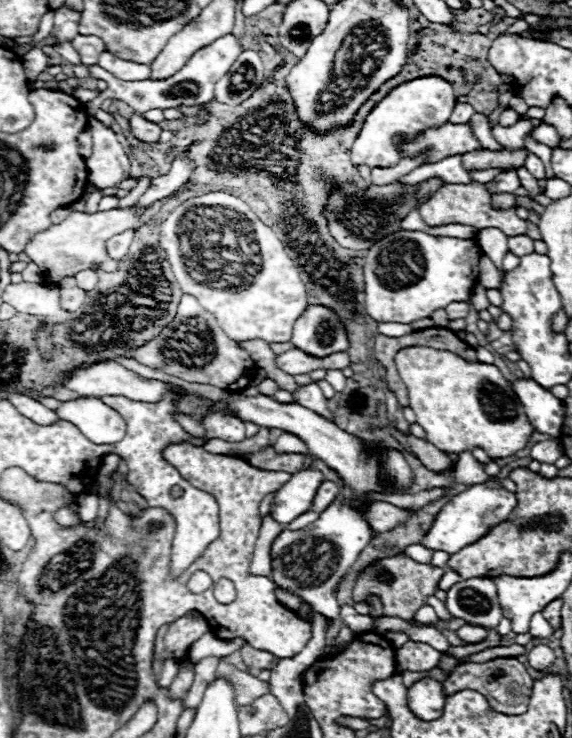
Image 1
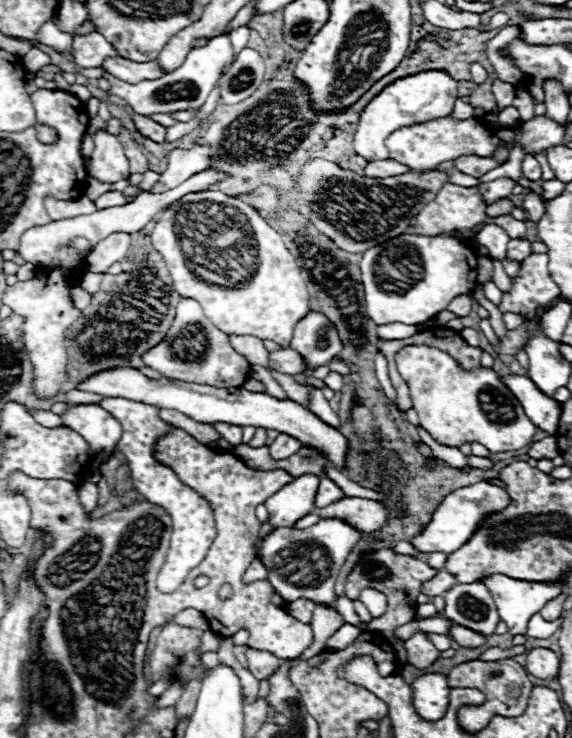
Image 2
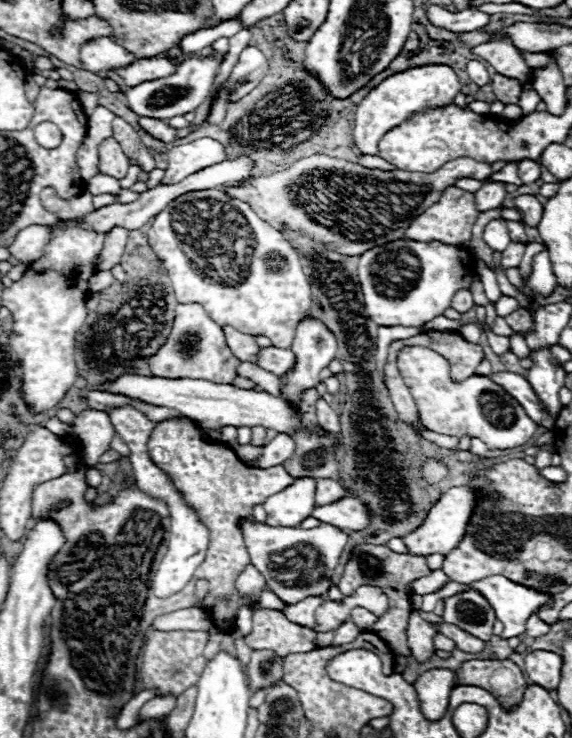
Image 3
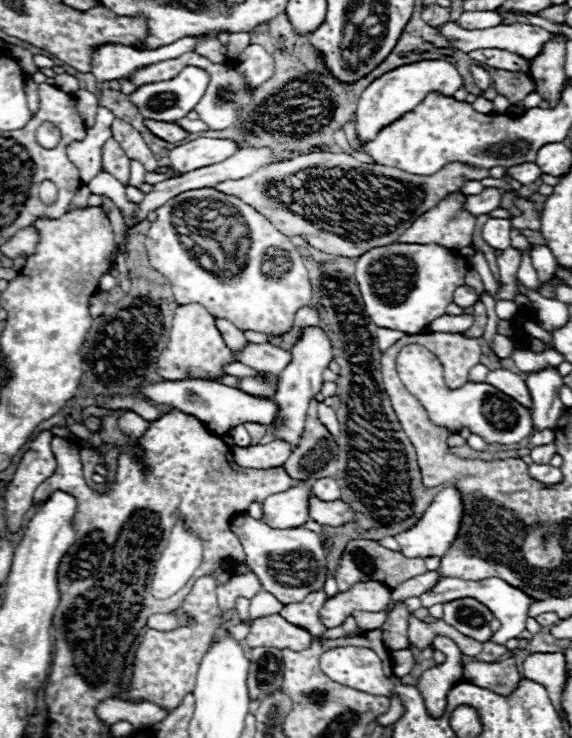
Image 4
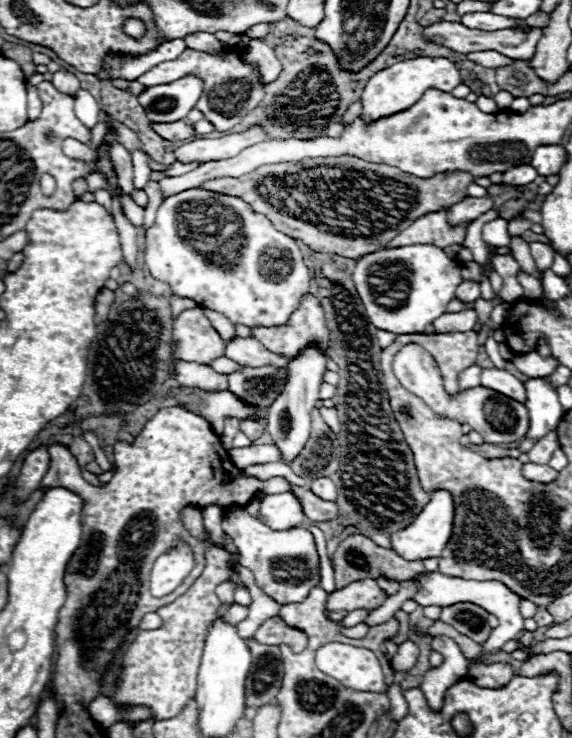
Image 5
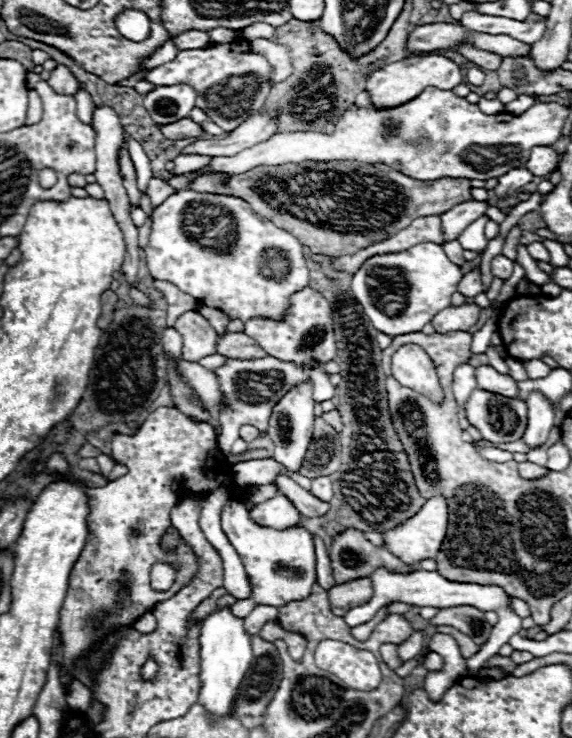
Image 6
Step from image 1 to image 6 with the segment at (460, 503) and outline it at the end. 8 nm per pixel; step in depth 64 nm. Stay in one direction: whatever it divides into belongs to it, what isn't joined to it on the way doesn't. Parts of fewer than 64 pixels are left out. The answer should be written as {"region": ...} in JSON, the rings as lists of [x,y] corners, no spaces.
{"region":[[[434,496],[426,500],[422,510],[418,510],[410,520],[398,524],[398,528],[392,528],[390,532],[384,532],[384,546],[388,552],[394,552],[400,560],[406,560],[406,564],[418,564],[420,560],[426,558],[436,558],[440,552],[440,544],[446,534],[446,524],[448,524],[448,510],[446,510],[446,500],[442,496]]]}

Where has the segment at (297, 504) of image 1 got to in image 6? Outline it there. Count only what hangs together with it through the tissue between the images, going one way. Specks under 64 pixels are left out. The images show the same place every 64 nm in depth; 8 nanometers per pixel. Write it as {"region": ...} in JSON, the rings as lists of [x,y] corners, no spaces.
{"region":[[[278,494],[272,500],[256,504],[250,510],[250,518],[260,526],[274,528],[274,530],[284,530],[284,528],[292,528],[292,526],[298,524],[300,512],[290,504],[290,500],[286,496]]]}

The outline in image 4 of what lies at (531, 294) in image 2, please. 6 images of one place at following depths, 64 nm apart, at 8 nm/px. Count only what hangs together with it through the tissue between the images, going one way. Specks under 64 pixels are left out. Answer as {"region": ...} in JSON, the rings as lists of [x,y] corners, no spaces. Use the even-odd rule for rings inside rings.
{"region":[[[534,244],[532,246],[532,266],[536,268],[538,276],[542,278],[542,282],[546,282],[548,278],[554,276],[554,268],[556,268],[556,258],[552,254],[552,250],[548,246],[540,246],[540,244]],[[498,300],[495,305],[495,312],[500,320],[508,320],[510,316],[514,316],[514,308],[516,308],[516,302]]]}

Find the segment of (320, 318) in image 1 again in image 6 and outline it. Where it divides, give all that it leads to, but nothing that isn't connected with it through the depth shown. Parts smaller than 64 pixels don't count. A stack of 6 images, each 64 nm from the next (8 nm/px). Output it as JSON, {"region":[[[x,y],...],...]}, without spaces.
{"region":[[[302,384],[296,390],[288,392],[272,410],[270,416],[270,428],[268,436],[274,442],[274,454],[272,458],[280,462],[284,468],[290,472],[298,472],[302,466],[302,460],[306,456],[306,448],[310,446],[312,440],[312,426],[314,426],[314,402],[312,402],[312,386]]]}

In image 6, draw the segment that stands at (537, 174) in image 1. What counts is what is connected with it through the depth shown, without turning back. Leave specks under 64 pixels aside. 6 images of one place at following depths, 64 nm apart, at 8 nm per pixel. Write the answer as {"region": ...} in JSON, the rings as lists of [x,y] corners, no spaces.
{"region":[[[514,168],[510,172],[506,172],[504,176],[498,178],[498,184],[494,188],[498,198],[506,198],[506,196],[514,196],[524,184],[532,182],[532,174],[526,168]]]}

